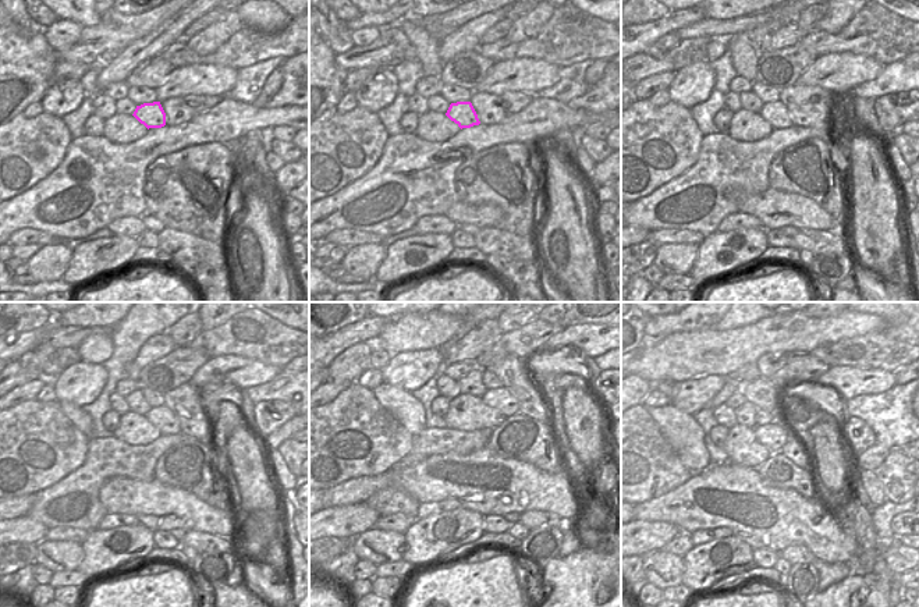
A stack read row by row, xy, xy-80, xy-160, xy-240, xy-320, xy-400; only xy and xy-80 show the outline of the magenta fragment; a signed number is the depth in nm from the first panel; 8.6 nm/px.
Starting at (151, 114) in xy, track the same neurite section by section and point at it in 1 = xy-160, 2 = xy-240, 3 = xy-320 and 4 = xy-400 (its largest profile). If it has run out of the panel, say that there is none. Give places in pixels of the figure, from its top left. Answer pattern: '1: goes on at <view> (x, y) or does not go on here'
1: goes on at xy-160 (776, 113)
2: goes on at xy-240 (160, 421)
3: goes on at xy-320 (464, 429)
4: goes on at xy-400 (773, 436)

